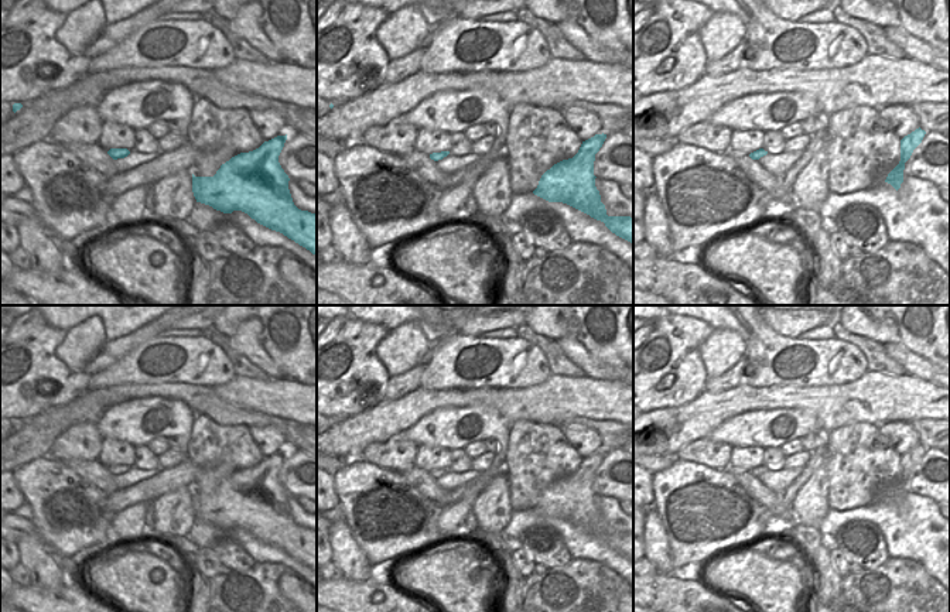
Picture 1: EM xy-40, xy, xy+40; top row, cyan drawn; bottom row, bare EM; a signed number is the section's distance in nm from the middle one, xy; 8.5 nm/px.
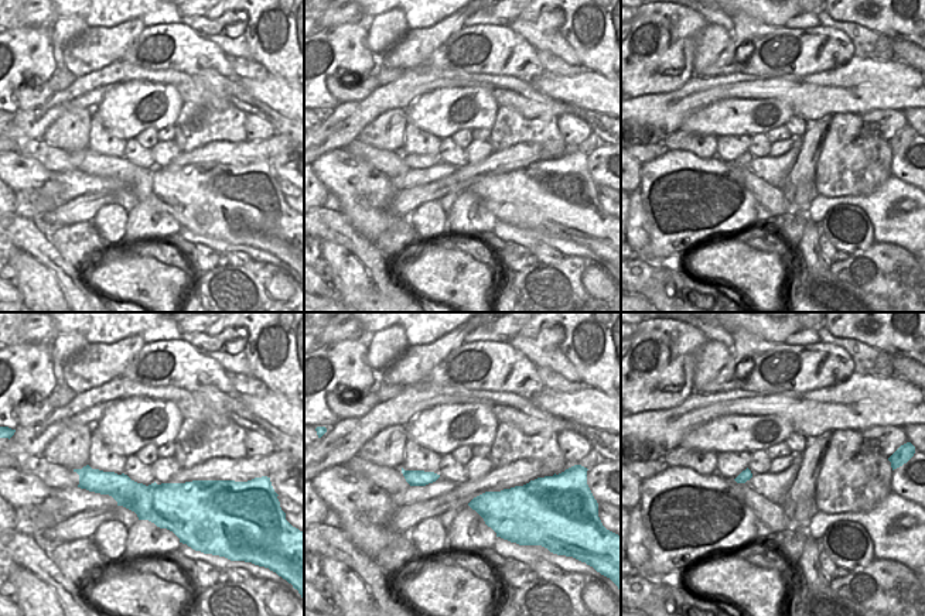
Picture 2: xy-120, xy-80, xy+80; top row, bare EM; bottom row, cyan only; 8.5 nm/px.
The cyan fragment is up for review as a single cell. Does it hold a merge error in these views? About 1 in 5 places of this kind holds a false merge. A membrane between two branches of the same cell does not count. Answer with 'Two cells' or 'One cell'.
One cell.

